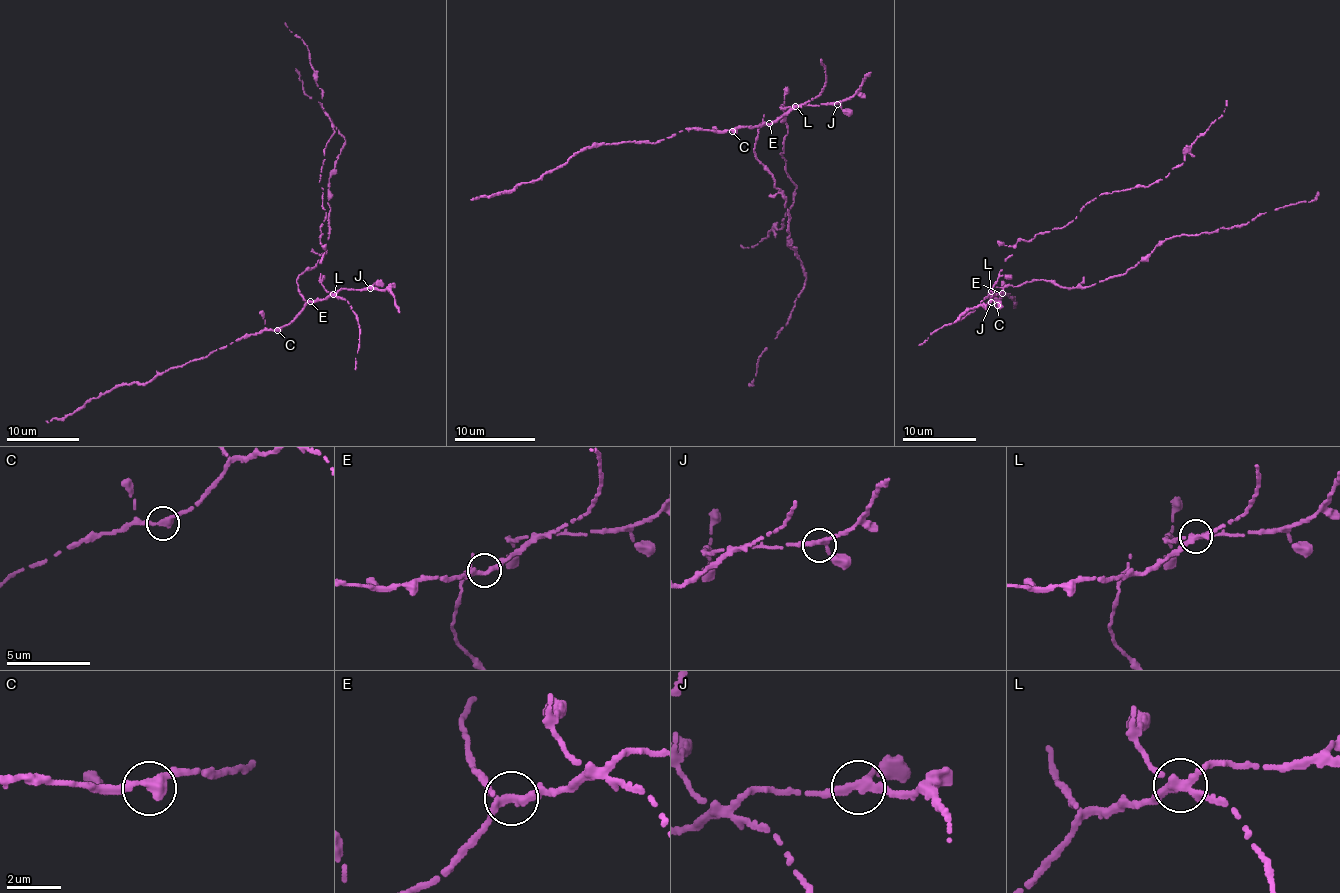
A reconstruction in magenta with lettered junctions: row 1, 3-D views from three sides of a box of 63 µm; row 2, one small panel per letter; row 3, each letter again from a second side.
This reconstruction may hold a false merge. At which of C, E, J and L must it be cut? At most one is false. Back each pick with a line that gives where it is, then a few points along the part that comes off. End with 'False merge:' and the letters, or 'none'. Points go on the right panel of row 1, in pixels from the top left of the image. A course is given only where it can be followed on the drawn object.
L: at (991, 291); foreign part runs (990, 292), (1020, 240), (1064, 228), (1101, 194), (1161, 179), (1182, 164), (1185, 150), (1224, 111), (1226, 101)
False merge: L

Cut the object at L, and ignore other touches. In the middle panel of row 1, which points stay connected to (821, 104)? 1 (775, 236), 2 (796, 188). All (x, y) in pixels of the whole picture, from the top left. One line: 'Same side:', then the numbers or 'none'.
Same side: none

